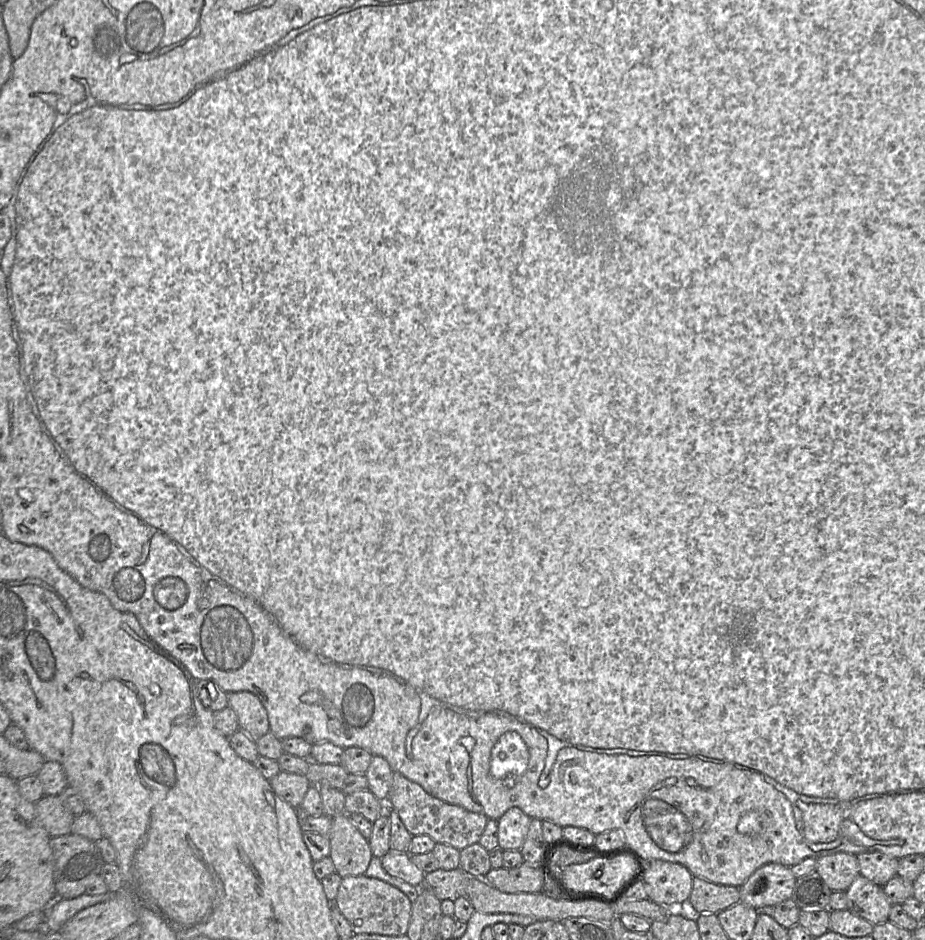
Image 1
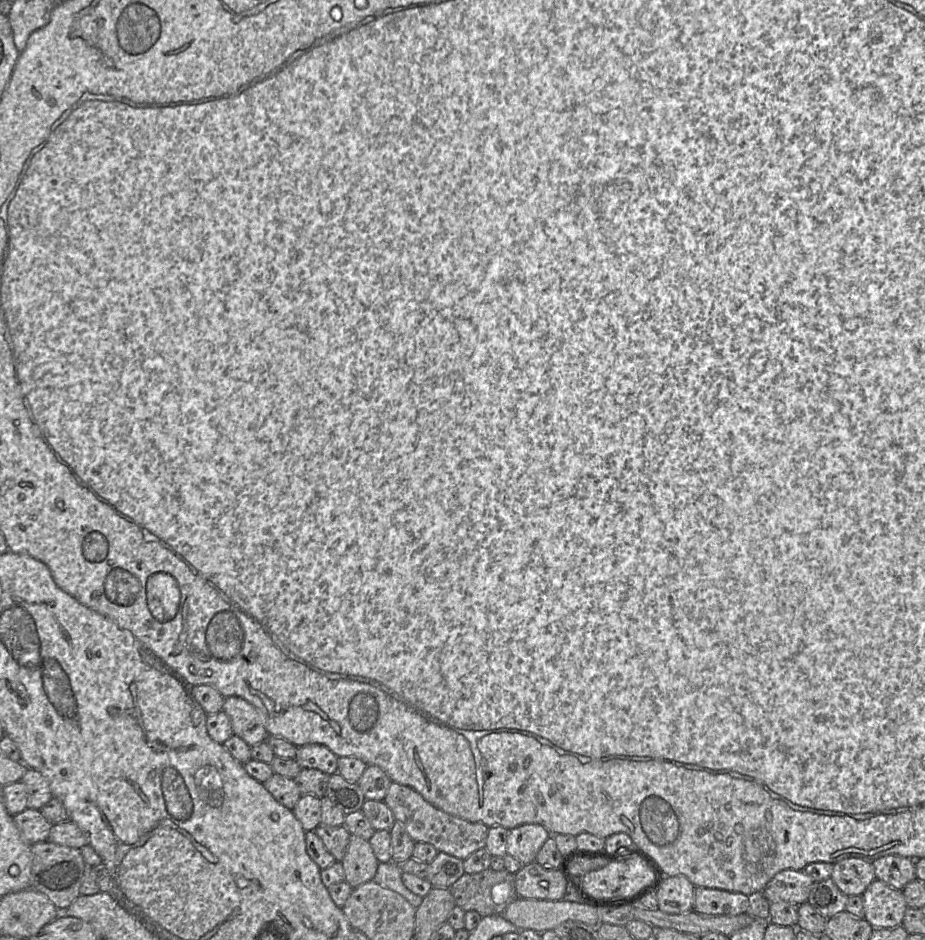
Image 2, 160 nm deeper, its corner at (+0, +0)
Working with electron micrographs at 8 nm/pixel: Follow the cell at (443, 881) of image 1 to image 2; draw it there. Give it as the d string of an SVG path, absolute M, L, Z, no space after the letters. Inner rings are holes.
M491 868L475 874L464 873L450 888L455 903L464 912L476 911L480 916L502 916L505 909L518 898L515 886L515 874Z

